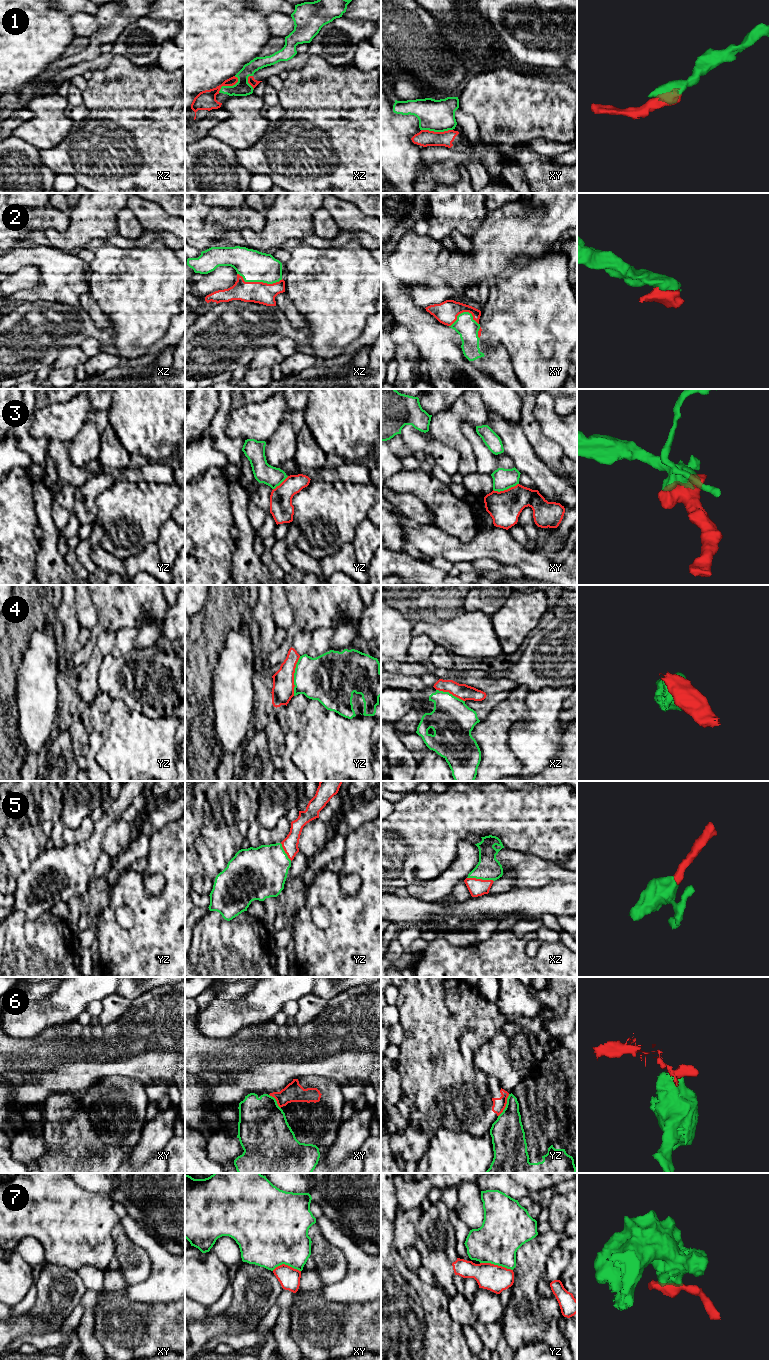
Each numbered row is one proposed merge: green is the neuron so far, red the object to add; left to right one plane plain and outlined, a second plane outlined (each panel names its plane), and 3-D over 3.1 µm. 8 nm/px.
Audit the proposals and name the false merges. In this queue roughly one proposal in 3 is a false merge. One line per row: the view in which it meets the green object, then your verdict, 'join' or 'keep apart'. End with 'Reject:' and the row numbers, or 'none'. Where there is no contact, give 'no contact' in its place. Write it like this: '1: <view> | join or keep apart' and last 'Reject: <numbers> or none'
1: xy | keep apart
2: xz | join
3: xy | keep apart
4: yz | keep apart
5: xz | join
6: yz | keep apart
7: yz | keep apart
Reject: 1, 3, 4, 6, 7

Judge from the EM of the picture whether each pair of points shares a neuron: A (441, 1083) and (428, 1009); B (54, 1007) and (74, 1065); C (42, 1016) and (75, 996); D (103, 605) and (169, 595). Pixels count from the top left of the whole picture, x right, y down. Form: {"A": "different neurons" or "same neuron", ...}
{"A": "same neuron", "B": "different neurons", "C": "same neuron", "D": "different neurons"}

